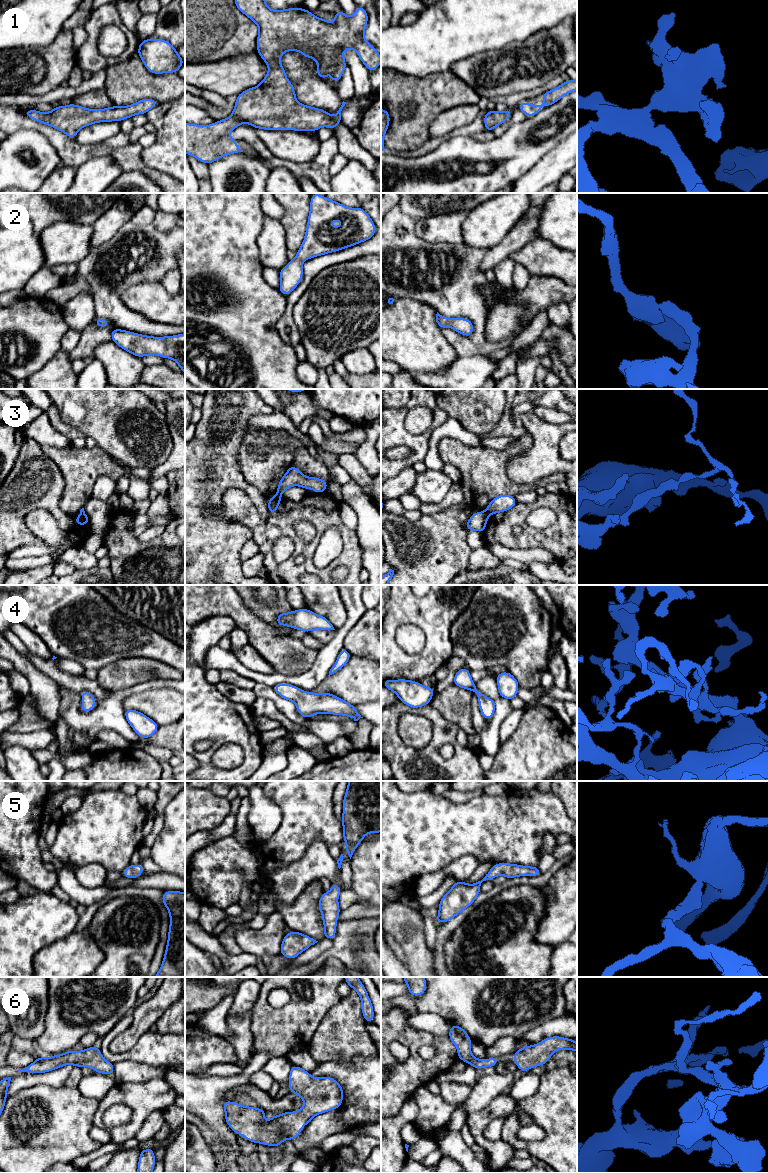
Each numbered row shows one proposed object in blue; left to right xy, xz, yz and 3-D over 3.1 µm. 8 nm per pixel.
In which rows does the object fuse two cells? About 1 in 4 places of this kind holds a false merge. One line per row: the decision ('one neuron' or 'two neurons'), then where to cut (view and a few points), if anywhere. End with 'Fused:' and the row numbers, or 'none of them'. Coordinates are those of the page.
1: one neuron | no cut
2: one neuron | no cut
3: two neurons | xz (276, 493), (280, 495)
4: one neuron | no cut
5: one neuron | no cut
6: one neuron | no cut
Fused: 3

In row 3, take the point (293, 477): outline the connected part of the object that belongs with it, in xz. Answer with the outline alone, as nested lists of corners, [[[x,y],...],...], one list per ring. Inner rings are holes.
[[[291,465],[279,481],[276,494],[281,495],[291,486],[300,486],[304,489],[312,489],[316,493],[326,492],[328,485],[327,480],[322,480],[316,477],[307,477],[303,475],[300,470]]]

